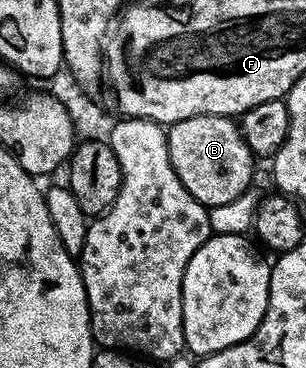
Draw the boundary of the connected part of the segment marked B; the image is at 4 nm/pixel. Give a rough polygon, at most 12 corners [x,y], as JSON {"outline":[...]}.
{"outline":[[186,117],[167,128],[170,161],[202,206],[252,184],[237,120]]}

